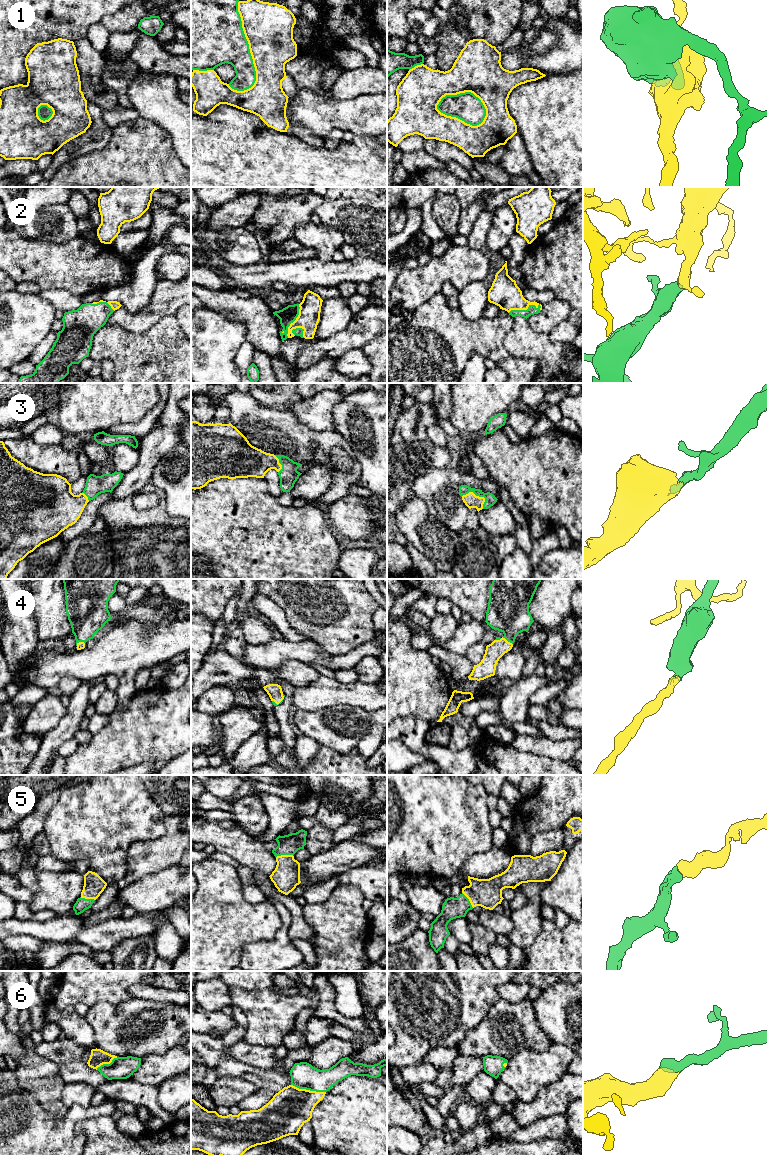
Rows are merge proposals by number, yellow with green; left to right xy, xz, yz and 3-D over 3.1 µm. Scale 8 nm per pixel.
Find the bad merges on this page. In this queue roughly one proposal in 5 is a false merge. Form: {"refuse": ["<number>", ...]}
{"refuse": ["1"]}

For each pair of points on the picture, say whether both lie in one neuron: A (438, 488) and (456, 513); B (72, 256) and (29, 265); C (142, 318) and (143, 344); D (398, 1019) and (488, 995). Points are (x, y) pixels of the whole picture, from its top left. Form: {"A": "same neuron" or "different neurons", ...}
{"A": "same neuron", "B": "same neuron", "C": "different neurons", "D": "same neuron"}

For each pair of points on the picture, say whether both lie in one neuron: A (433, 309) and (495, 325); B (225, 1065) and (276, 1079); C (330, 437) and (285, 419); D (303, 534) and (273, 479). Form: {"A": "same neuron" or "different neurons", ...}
{"A": "same neuron", "B": "same neuron", "C": "same neuron", "D": "different neurons"}

